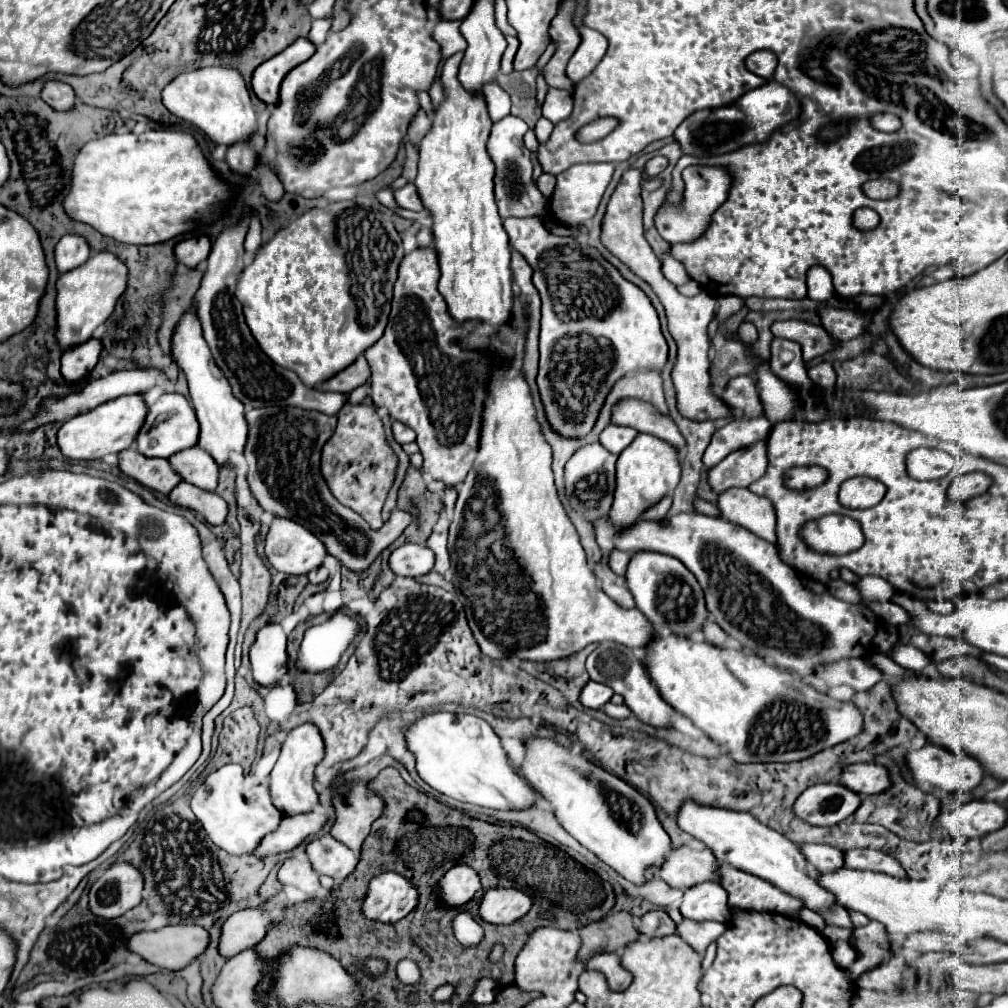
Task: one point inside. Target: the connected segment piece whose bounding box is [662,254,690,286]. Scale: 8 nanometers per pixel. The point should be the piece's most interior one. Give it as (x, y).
(674, 271)

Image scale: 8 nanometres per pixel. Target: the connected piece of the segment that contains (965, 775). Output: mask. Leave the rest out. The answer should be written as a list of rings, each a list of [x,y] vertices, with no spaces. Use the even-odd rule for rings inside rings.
[[[926,744],[920,750],[906,750],[904,760],[906,760],[906,766],[910,768],[916,784],[928,782],[942,792],[952,792],[952,794],[954,792],[970,792],[972,788],[976,788],[980,784],[980,780],[984,776],[982,766],[974,758],[970,758],[970,756],[958,758],[954,752],[934,746],[934,744]]]

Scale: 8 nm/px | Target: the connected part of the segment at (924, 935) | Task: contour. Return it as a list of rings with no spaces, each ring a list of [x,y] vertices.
[[[916,932],[916,934],[906,936],[904,946],[916,950],[918,954],[946,952],[946,936],[940,932]]]

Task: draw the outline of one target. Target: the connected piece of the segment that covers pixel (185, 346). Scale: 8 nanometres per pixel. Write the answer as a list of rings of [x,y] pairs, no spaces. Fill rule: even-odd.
[[[190,310],[182,316],[182,320],[176,326],[174,340],[172,340],[172,356],[178,362],[178,366],[184,370],[190,386],[190,398],[192,406],[196,410],[198,422],[200,422],[200,438],[198,446],[204,448],[220,466],[230,464],[230,452],[244,452],[246,440],[248,440],[248,422],[244,416],[244,406],[234,398],[230,384],[226,382],[222,370],[216,366],[210,348],[206,346],[202,338],[200,322]]]

